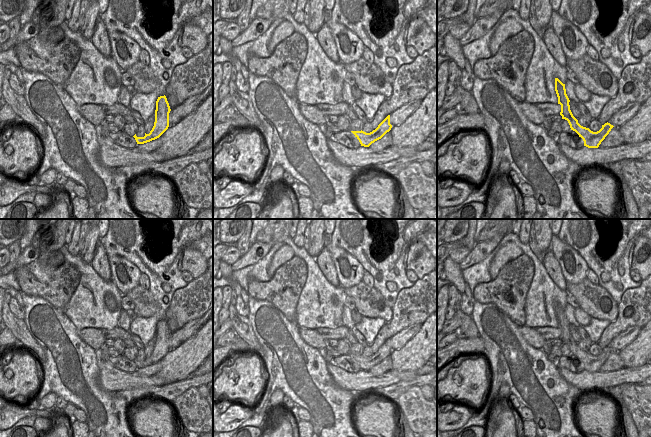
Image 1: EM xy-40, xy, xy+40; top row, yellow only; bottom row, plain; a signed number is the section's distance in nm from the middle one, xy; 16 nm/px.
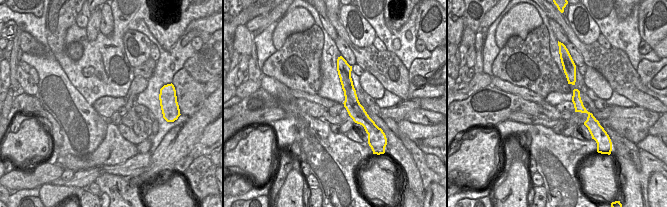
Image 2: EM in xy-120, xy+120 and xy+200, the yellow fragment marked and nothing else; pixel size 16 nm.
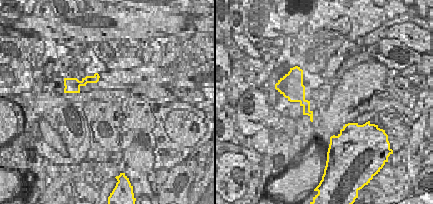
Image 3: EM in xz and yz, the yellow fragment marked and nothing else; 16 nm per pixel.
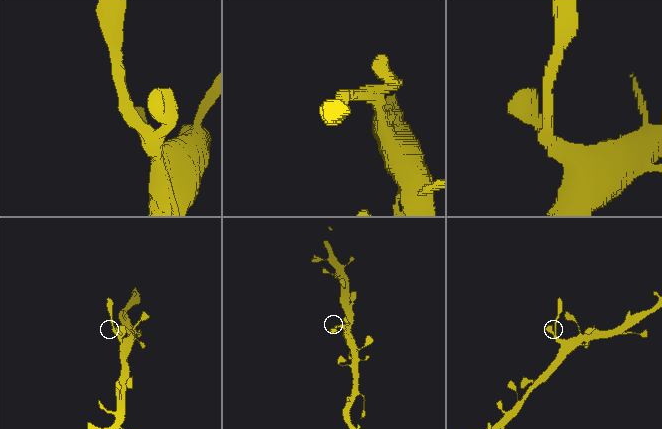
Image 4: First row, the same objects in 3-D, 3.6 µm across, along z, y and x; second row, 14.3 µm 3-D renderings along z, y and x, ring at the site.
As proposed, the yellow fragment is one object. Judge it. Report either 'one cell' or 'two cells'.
one cell

